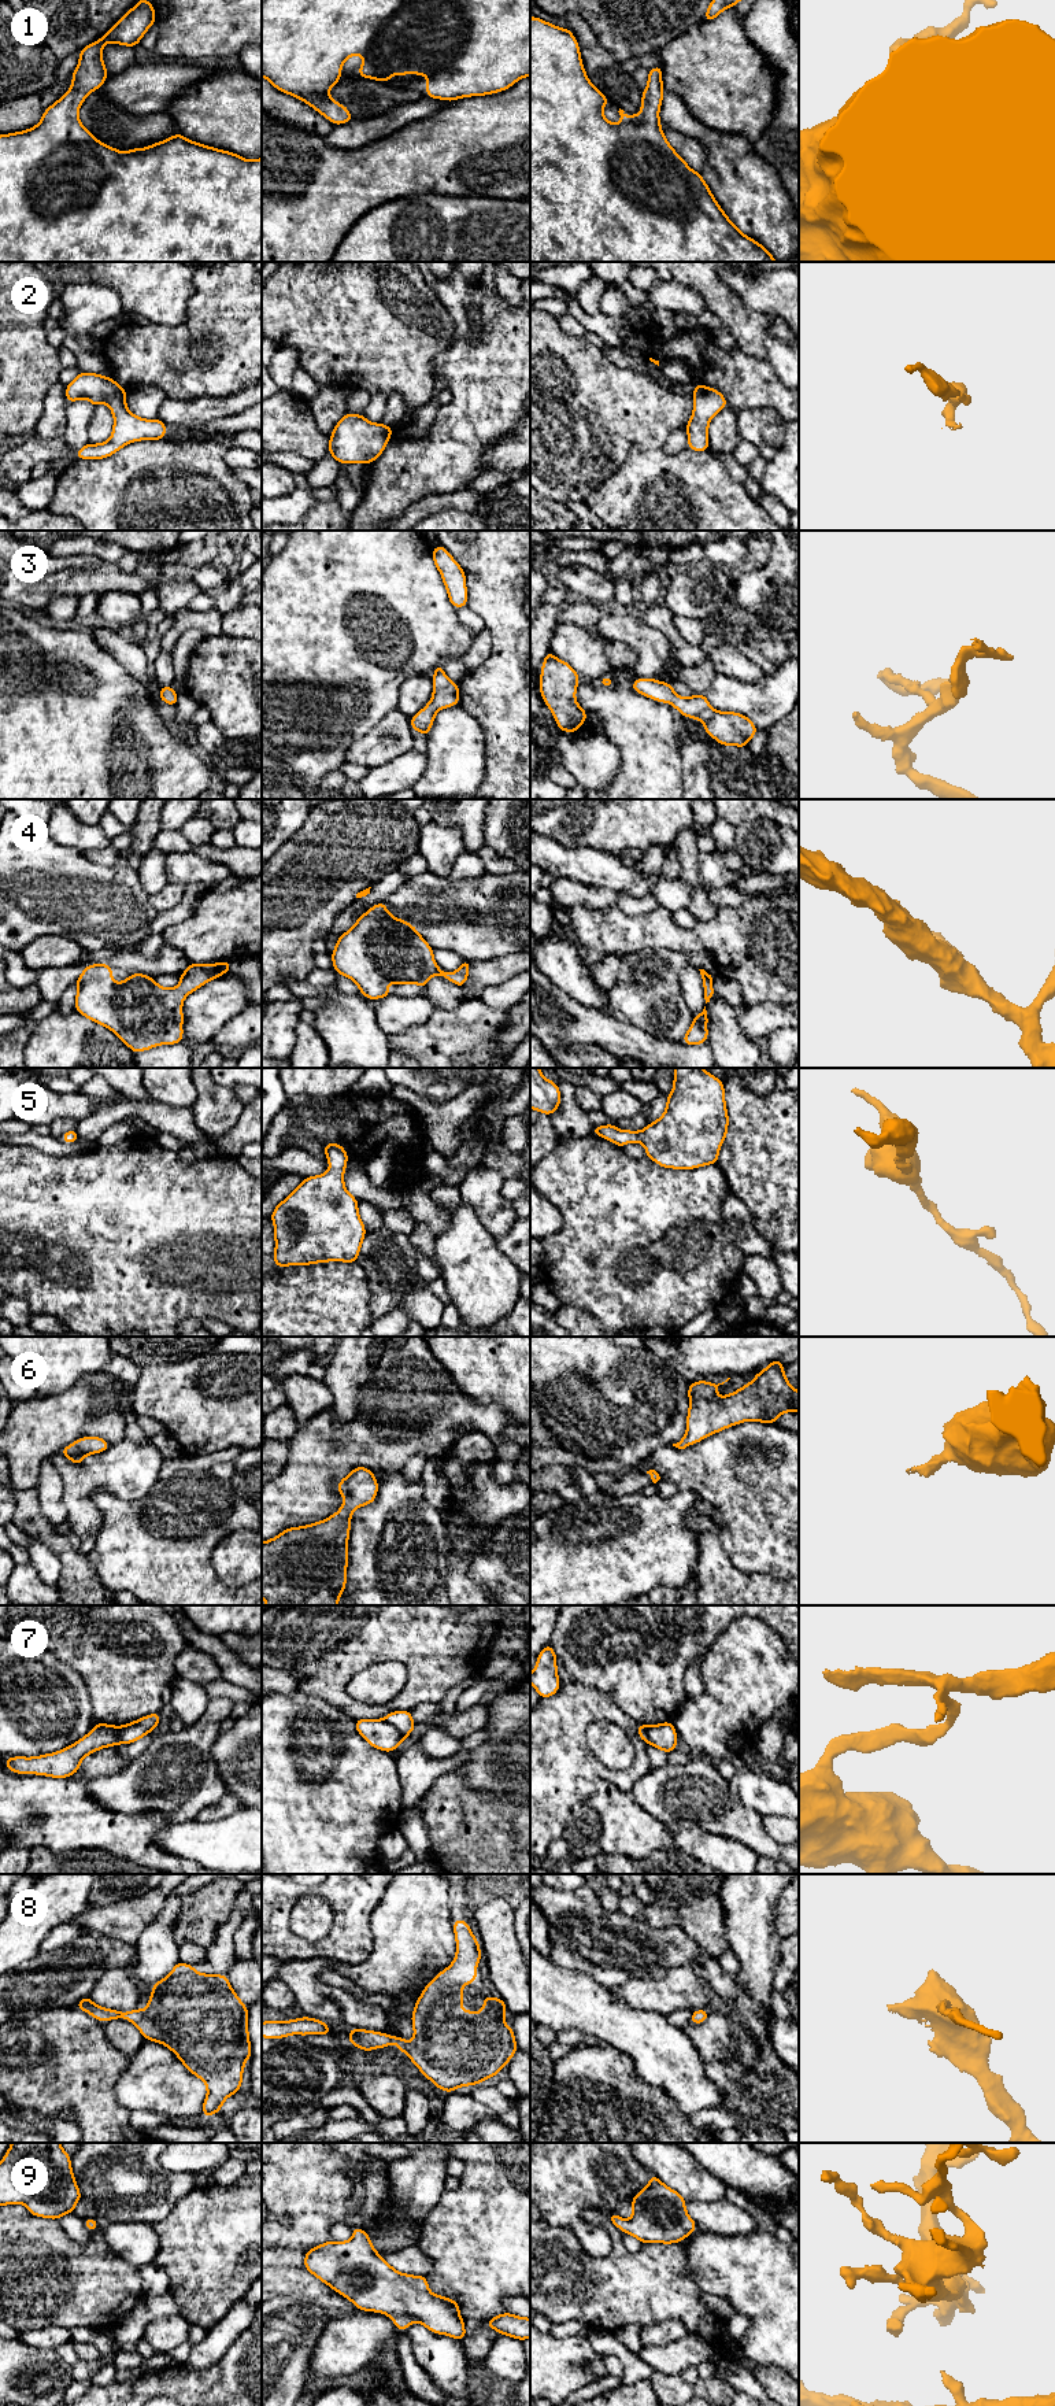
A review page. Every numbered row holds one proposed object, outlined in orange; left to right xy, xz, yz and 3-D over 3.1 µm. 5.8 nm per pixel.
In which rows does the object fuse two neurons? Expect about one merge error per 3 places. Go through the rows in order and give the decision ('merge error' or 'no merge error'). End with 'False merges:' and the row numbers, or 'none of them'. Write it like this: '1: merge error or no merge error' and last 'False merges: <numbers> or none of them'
1: no merge error
2: no merge error
3: no merge error
4: no merge error
5: no merge error
6: no merge error
7: merge error
8: no merge error
9: no merge error
False merges: 7

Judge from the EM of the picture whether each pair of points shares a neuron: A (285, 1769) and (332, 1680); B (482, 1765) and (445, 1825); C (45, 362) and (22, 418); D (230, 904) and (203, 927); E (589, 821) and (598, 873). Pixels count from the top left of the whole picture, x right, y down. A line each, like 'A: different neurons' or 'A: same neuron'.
A: different neurons
B: different neurons
C: same neuron
D: same neuron
E: different neurons

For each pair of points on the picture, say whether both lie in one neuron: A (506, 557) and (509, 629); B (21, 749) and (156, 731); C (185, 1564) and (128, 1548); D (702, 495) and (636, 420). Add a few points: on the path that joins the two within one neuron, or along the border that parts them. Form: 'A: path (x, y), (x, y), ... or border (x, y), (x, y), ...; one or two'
A: path (506, 575), (506, 612); one
B: path (55, 749), (108, 749), (122, 746); one
C: path (171, 1564), (155, 1548), (141, 1548); one
D: border (662, 448), (635, 444), (629, 451); two

